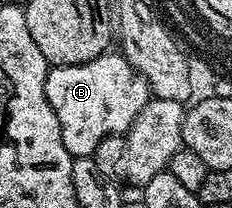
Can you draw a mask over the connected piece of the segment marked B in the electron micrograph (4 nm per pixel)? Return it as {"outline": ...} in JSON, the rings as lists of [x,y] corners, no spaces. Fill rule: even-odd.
{"outline":[[[114,52],[103,53],[95,60],[84,62],[78,66],[53,66],[52,69],[50,69],[49,75],[47,76],[47,80],[45,81],[45,95],[51,104],[51,108],[55,112],[55,120],[59,120],[59,132],[63,136],[63,144],[67,148],[67,152],[73,155],[74,158],[88,158],[92,156],[95,152],[95,148],[101,143],[101,141],[104,140],[106,135],[124,135],[132,128],[133,121],[137,119],[137,114],[139,112],[143,112],[145,105],[151,101],[151,87],[149,81],[147,81],[145,77],[133,69],[133,65],[131,65],[130,62],[125,59],[124,53],[113,53]]]}

